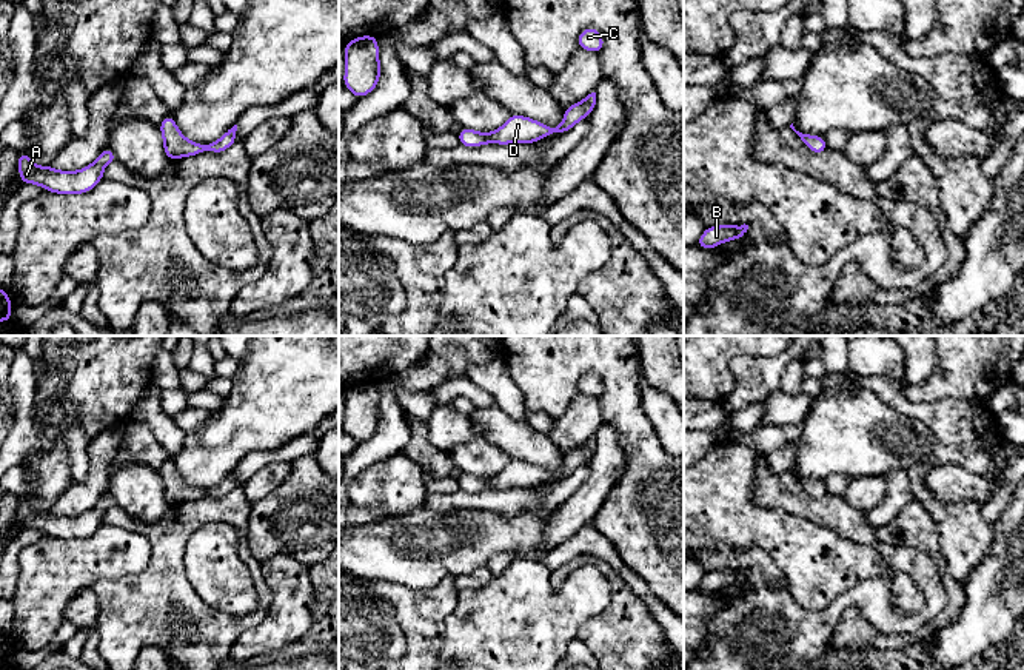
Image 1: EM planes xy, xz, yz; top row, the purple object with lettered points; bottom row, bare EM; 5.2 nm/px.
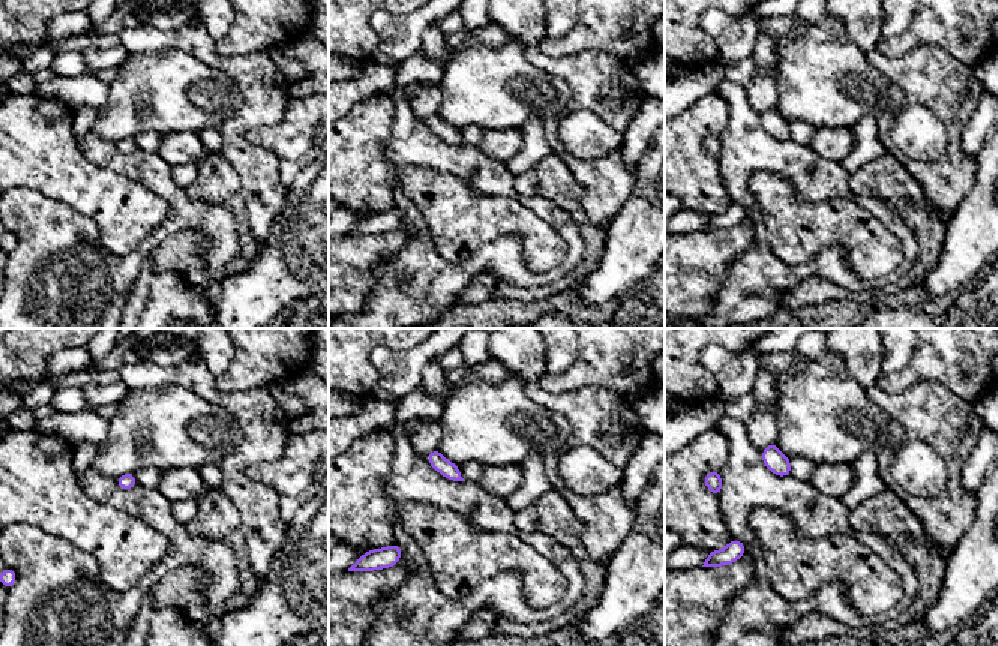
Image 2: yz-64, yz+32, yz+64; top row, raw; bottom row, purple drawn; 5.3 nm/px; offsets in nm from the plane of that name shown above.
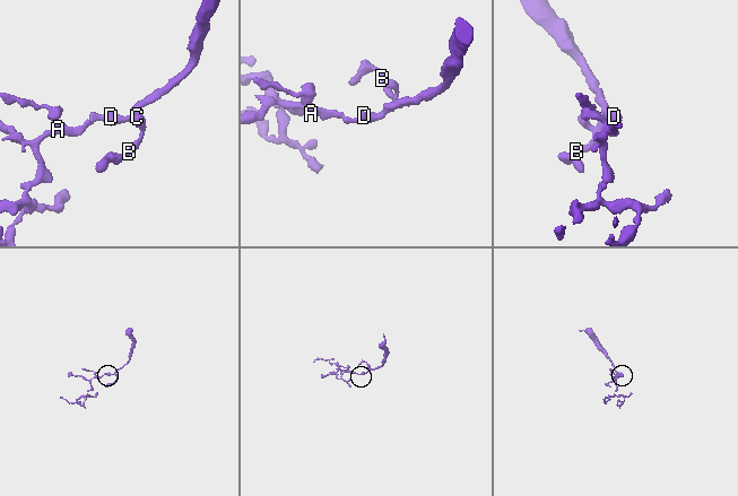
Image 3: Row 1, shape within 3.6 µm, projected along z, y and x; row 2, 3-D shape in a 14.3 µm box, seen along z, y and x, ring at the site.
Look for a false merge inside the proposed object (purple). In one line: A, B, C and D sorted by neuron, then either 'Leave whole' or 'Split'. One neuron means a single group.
Groups: A B C D. Leave whole

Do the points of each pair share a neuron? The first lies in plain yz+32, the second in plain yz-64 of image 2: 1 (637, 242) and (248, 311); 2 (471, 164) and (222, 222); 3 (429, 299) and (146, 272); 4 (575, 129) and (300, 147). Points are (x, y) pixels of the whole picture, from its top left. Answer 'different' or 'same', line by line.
1: same
2: same
3: different
4: same

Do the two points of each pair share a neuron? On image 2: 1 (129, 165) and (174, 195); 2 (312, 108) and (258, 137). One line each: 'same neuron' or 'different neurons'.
1: same neuron
2: same neuron

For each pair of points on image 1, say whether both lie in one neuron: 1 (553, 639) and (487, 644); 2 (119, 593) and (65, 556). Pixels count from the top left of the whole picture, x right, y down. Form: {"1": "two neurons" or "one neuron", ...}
{"1": "one neuron", "2": "two neurons"}

